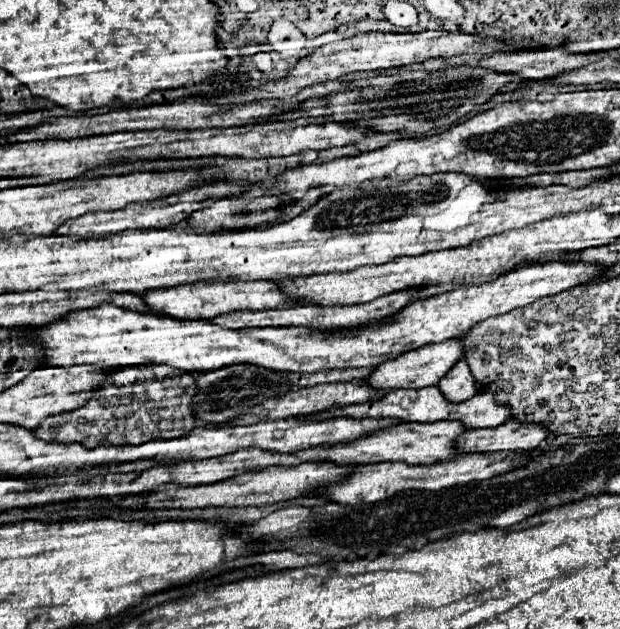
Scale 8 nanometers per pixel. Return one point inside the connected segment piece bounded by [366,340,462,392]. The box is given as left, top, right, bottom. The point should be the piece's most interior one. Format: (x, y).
(424, 367)

